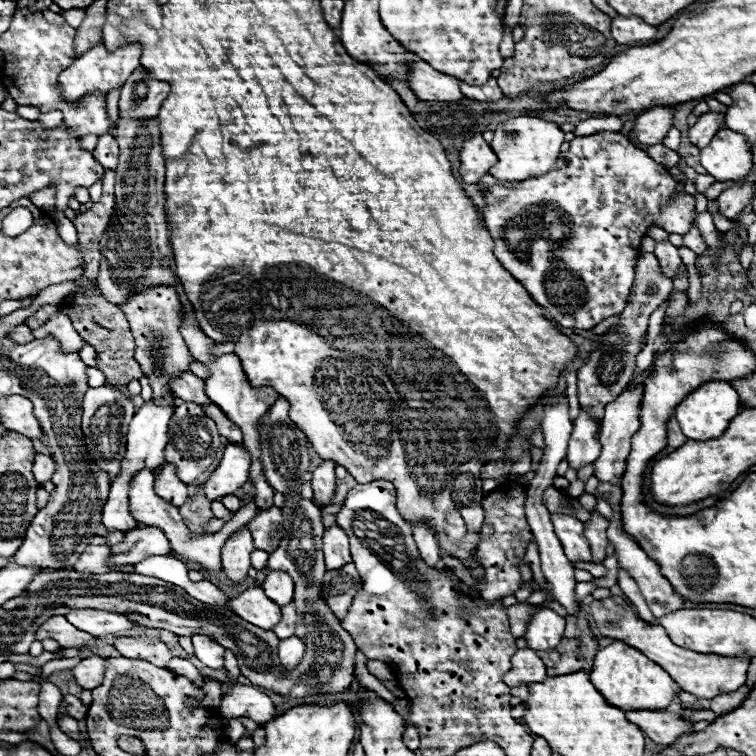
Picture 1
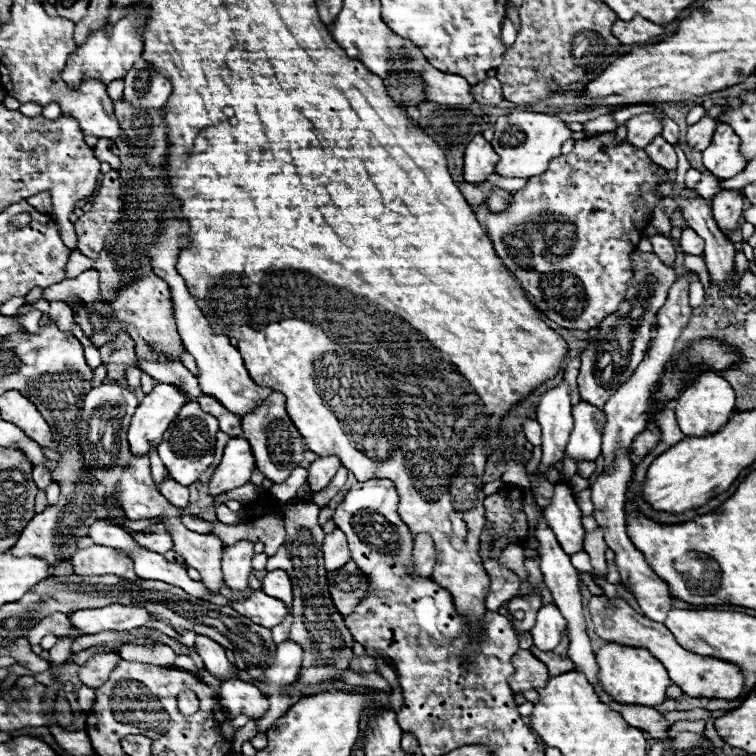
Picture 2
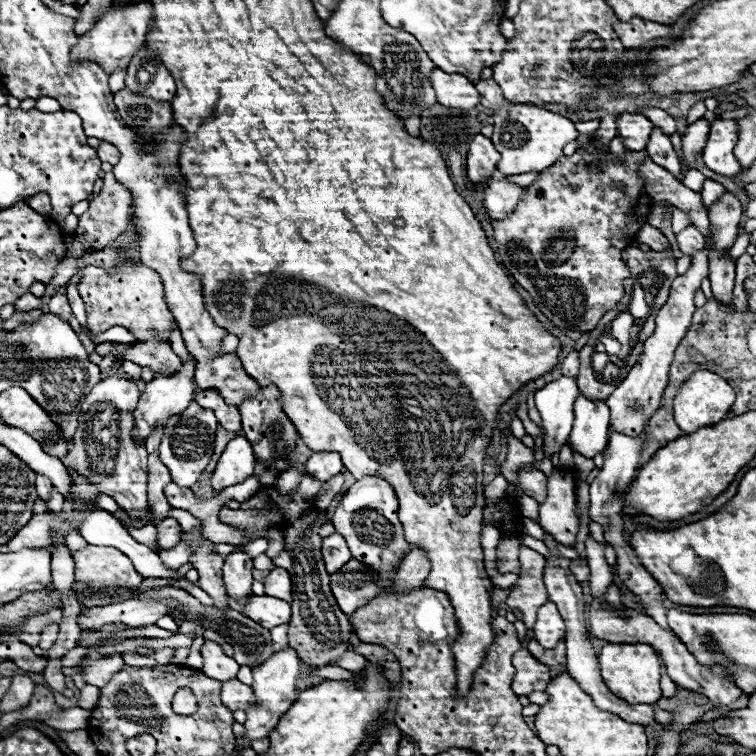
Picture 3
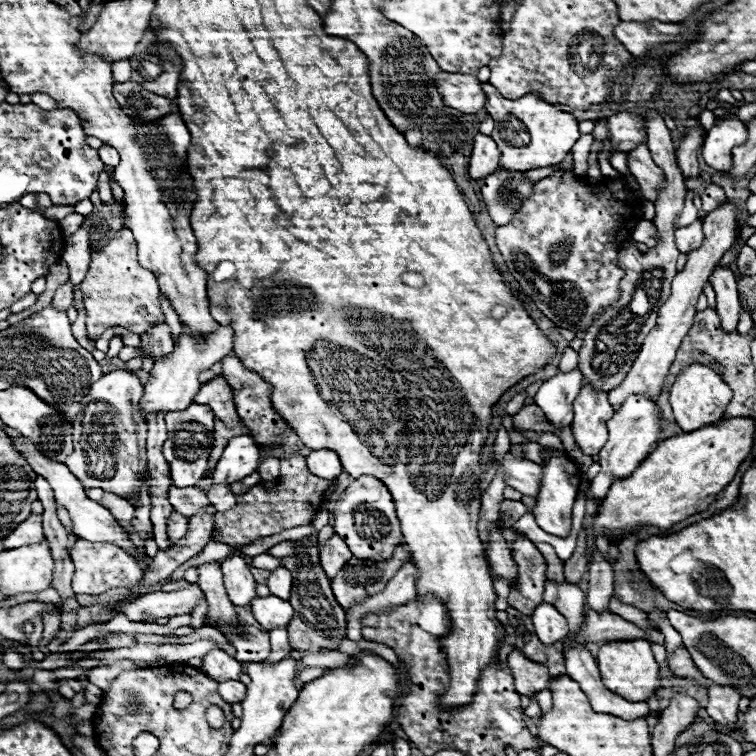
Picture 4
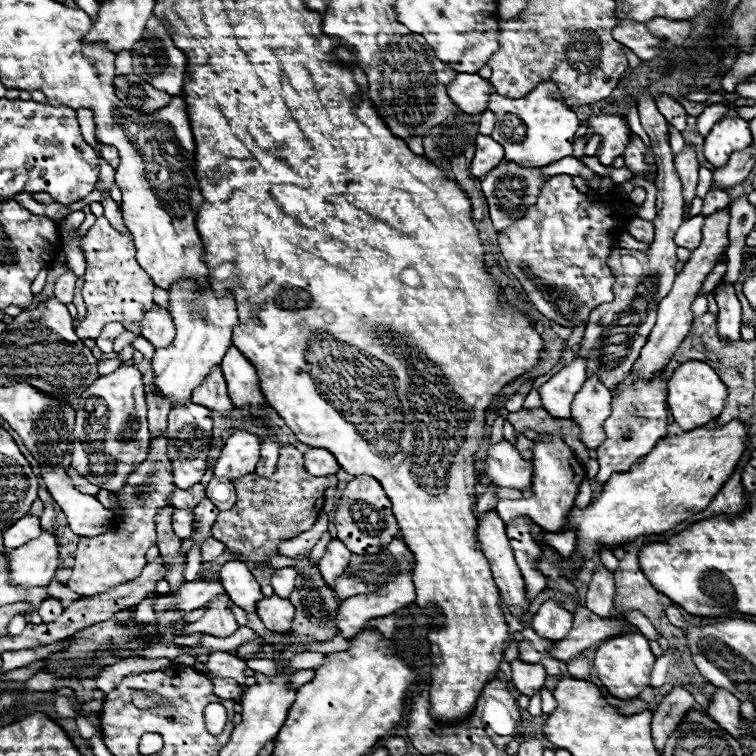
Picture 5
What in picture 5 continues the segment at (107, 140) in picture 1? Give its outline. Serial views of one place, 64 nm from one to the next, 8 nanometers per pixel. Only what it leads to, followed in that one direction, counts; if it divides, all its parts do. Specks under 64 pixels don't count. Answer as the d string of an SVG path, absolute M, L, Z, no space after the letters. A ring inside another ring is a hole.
M102 144L102 146L100 146L100 154L102 154L102 158L104 158L112 168L118 166L118 150L116 150L114 146Z

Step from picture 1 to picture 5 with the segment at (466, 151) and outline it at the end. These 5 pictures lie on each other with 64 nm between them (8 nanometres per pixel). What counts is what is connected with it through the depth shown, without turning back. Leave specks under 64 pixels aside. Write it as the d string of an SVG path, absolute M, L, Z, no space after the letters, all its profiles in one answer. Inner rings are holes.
M476 136L476 154L470 164L470 172L474 178L480 178L492 170L492 166L498 166L504 158L504 150L498 142L494 142L490 136Z

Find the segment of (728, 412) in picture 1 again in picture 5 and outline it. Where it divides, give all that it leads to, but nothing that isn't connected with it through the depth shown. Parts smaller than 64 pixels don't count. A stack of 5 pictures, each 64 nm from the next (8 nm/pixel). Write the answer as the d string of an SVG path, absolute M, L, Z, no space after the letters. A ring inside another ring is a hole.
M700 360L684 362L668 382L668 406L674 414L674 420L682 426L682 430L700 428L712 420L716 420L724 408L728 398L728 388L718 378L718 374Z

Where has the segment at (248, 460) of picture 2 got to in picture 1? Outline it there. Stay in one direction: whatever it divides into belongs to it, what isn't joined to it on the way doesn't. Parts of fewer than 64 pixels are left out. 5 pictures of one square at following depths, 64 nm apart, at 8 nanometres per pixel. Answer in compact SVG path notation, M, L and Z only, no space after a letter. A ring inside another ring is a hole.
M228 444L218 468L210 474L204 484L204 494L208 500L218 500L222 496L234 494L248 482L250 456L242 444Z

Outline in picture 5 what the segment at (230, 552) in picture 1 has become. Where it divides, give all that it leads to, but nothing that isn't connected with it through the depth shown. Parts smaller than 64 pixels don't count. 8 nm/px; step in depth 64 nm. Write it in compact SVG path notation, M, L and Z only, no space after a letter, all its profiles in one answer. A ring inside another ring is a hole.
M230 560L220 568L220 576L222 576L222 584L226 594L230 596L230 600L244 608L246 612L256 612L256 602L262 600L262 592L258 582L254 580L250 568L246 562Z

